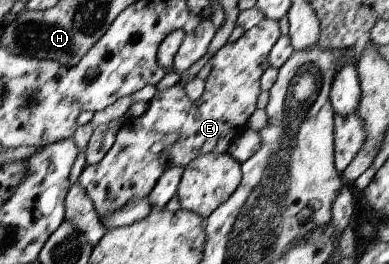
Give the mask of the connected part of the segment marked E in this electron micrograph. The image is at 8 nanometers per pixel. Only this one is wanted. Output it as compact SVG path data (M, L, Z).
M265 19L254 25L234 43L228 43L216 51L210 60L212 70L205 79L205 90L199 100L191 100L184 87L174 84L164 91L157 91L148 102L148 108L140 117L125 120L116 135L114 145L96 165L86 165L79 175L78 182L96 209L98 219L104 215L122 209L124 205L144 200L170 168L185 166L196 157L207 153L224 154L230 149L234 140L247 128L248 119L257 108L261 90L261 77L269 68L269 53L280 39L278 21Z

